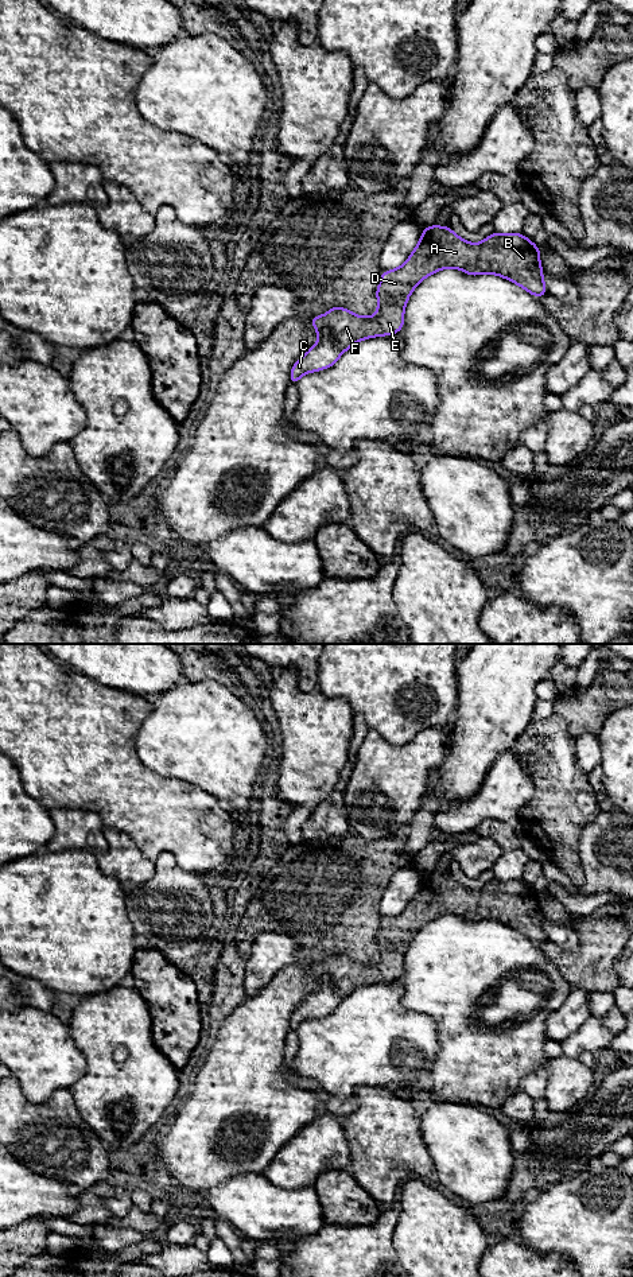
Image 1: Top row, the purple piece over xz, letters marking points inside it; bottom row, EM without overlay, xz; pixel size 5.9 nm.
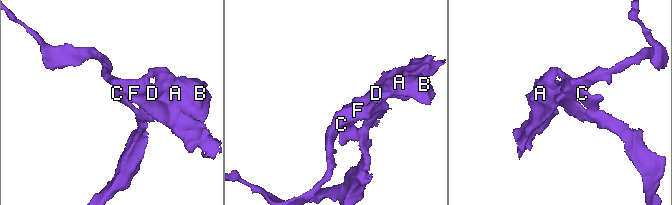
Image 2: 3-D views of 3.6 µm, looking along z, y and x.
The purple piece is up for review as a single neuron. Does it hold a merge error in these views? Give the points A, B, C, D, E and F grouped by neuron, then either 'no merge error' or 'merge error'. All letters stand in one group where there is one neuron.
A B D E F / C; merge error

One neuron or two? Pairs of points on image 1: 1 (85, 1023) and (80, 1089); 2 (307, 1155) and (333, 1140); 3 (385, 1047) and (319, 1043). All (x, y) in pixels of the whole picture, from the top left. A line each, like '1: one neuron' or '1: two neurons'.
1: one neuron
2: one neuron
3: one neuron

